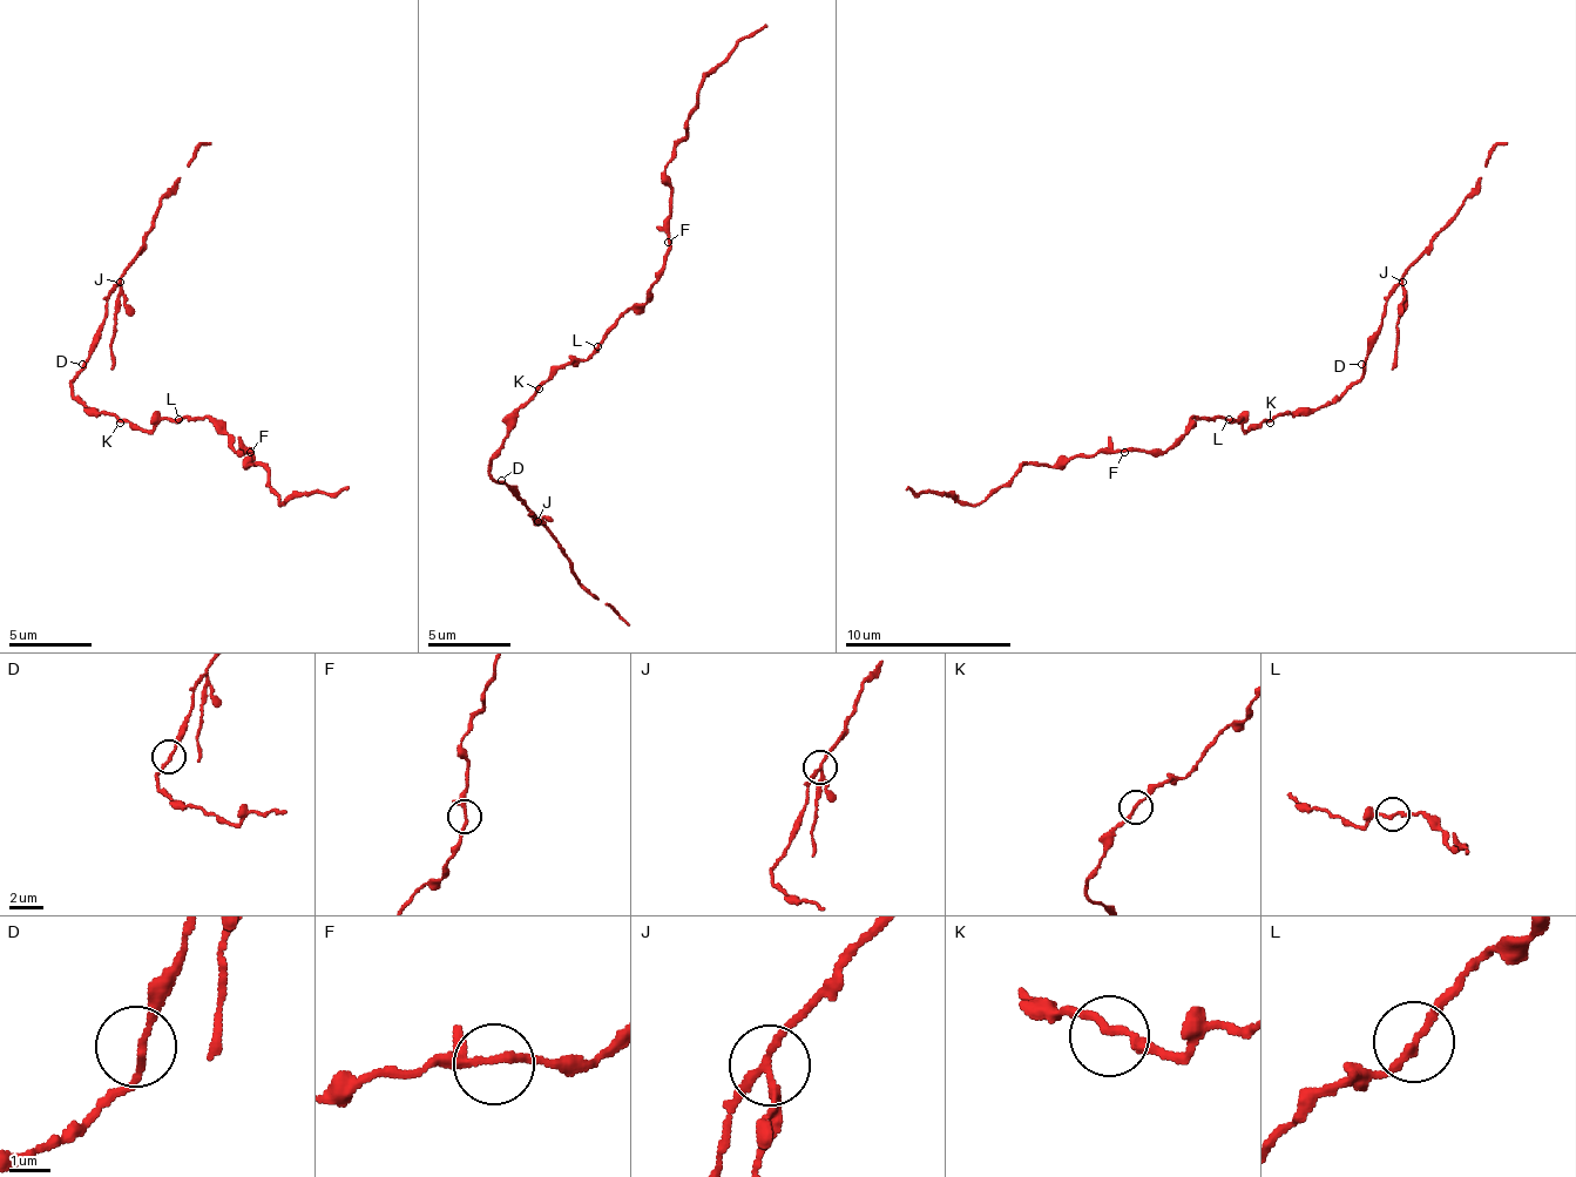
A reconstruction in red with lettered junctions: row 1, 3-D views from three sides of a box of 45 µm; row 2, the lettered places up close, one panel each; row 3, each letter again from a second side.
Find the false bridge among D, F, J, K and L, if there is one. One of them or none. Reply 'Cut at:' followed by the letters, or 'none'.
Cut at: J

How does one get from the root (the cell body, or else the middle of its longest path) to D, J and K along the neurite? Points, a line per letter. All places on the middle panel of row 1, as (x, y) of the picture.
D: (560, 367), (518, 413), (509, 438), (488, 472), (501, 480)
J: (560, 367), (518, 413), (509, 438), (488, 472), (522, 501), (539, 522)
K: (560, 367), (539, 389)

